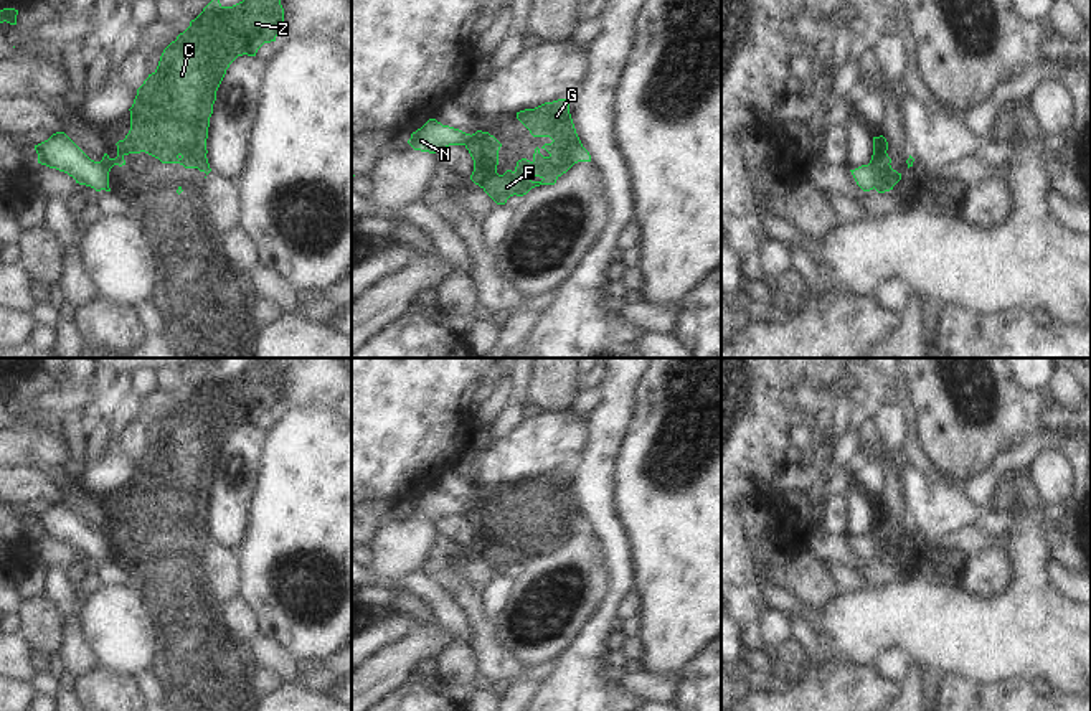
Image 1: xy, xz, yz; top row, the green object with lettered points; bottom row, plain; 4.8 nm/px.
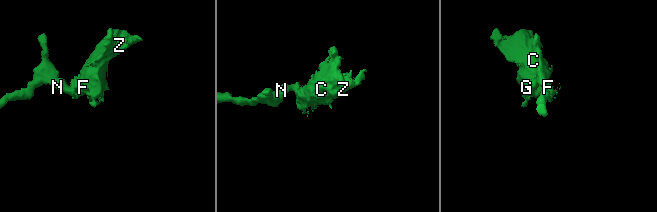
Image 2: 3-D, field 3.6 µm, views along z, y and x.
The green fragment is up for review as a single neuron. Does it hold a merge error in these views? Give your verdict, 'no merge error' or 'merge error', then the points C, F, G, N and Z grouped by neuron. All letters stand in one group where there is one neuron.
merge error | C F G Z / N

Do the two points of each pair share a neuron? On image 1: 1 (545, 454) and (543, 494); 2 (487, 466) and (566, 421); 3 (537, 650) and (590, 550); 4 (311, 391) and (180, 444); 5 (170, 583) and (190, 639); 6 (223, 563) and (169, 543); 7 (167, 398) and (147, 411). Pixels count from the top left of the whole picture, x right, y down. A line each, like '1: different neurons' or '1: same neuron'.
1: different neurons
2: same neuron
3: same neuron
4: different neurons
5: same neuron
6: same neuron
7: same neuron

